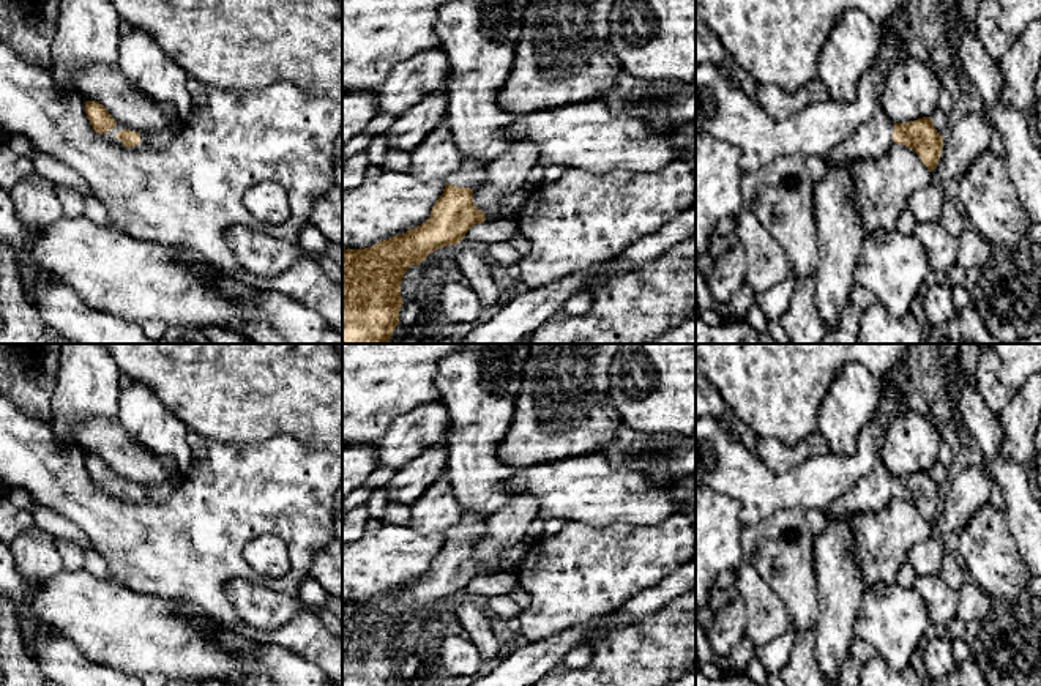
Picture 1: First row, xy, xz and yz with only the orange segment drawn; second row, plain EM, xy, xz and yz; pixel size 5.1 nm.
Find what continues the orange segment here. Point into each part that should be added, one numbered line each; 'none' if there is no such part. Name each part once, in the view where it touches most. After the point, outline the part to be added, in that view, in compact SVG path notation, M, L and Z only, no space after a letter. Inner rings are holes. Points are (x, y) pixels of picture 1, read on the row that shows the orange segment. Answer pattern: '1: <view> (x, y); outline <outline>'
1: xz (472, 174); outline M464 156L462 166L457 172L446 178L448 185L476 189L486 181L486 166L475 159Z

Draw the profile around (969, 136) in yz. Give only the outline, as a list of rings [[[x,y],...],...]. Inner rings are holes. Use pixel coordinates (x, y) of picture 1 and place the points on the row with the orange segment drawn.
[[[984,110],[953,118],[943,136],[942,155],[931,172],[929,185],[943,189],[948,180],[959,178],[981,153],[991,148],[995,132]]]

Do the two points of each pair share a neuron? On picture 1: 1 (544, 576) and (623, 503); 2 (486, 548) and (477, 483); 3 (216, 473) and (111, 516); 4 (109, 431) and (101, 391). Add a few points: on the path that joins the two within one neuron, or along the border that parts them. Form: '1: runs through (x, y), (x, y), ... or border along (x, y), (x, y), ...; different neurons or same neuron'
1: border along (568, 521), (593, 525), (638, 525); different neurons
2: border along (510, 494), (508, 500), (486, 519); different neurons
3: runs through (190, 500), (174, 516), (138, 516); same neuron
4: border along (115, 418), (85, 420), (76, 429), (76, 440); different neurons

